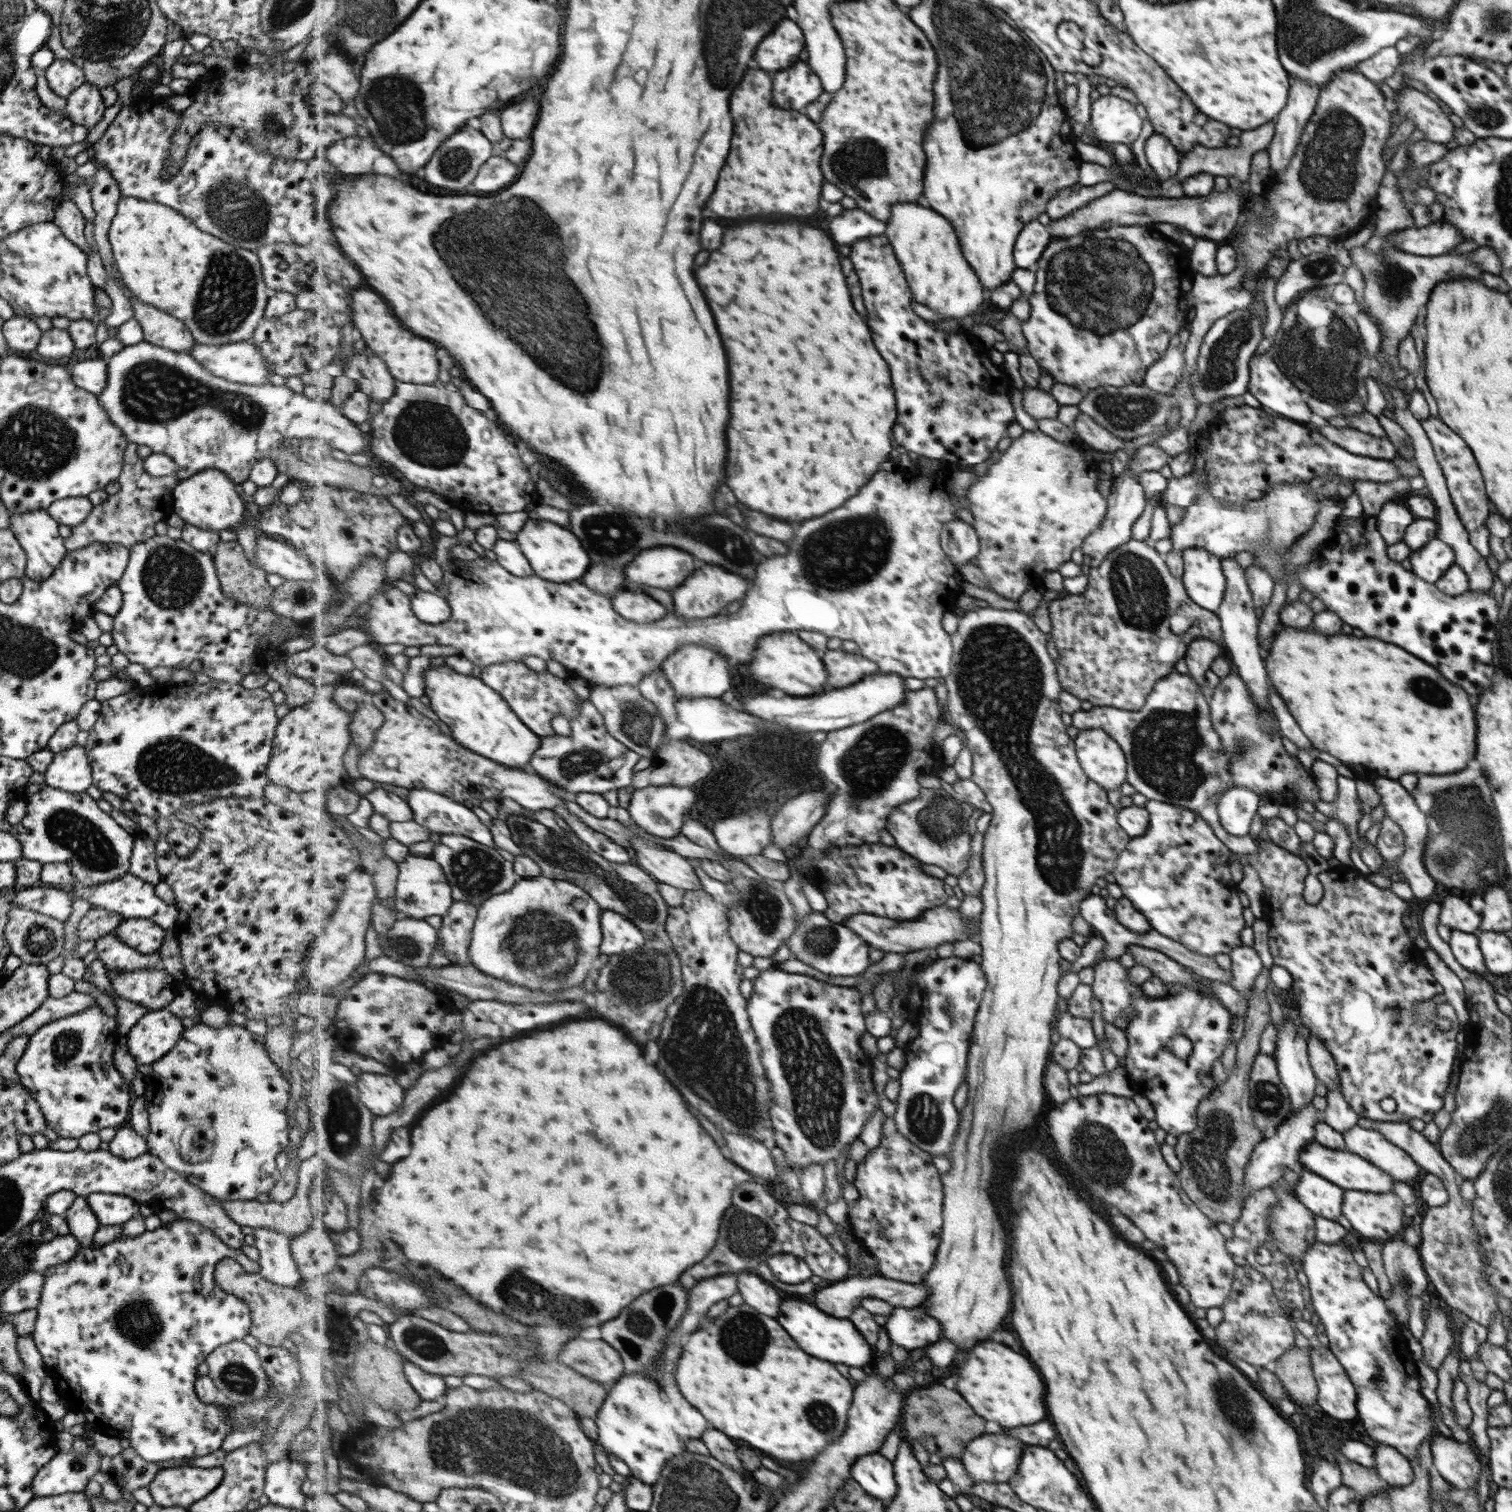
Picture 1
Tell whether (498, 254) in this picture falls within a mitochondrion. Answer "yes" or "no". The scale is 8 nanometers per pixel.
yes

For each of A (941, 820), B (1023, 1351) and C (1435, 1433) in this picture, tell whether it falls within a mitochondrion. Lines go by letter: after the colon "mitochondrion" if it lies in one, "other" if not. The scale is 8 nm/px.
A: mitochondrion
B: other
C: other

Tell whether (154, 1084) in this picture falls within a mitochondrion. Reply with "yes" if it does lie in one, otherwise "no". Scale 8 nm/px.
no

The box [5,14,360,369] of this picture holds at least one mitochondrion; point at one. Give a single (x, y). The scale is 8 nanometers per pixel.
(226, 299)

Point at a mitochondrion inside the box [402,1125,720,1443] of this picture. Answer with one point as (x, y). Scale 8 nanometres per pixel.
(524, 1296)

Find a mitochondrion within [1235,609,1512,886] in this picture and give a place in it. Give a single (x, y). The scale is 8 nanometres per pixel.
(1424, 689)

